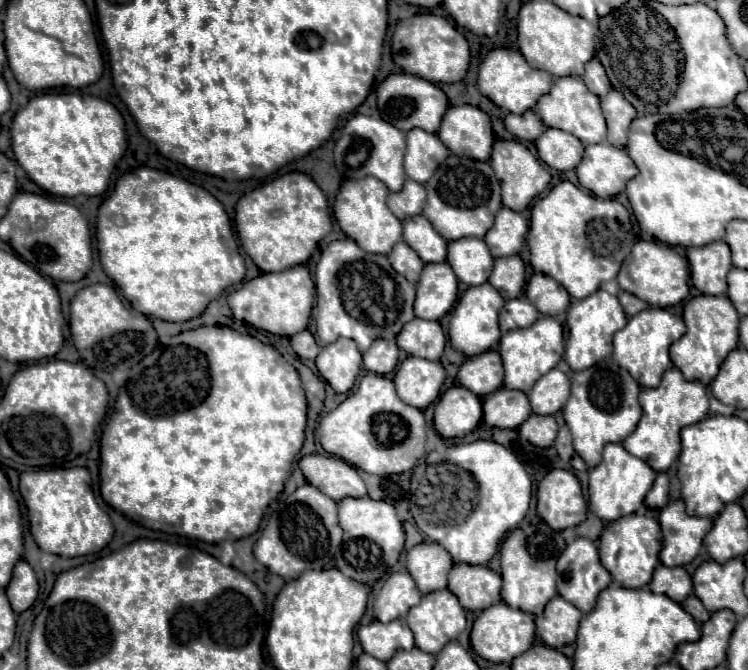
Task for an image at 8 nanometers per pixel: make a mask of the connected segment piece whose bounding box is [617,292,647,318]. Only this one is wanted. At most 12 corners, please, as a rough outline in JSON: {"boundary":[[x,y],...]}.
{"boundary":[[629,292],[617,298],[629,318],[647,308],[647,302]]}

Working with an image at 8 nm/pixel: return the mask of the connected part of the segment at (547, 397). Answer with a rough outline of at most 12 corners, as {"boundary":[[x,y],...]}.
{"boundary":[[553,368],[535,382],[529,402],[551,416],[569,396],[569,378]]}

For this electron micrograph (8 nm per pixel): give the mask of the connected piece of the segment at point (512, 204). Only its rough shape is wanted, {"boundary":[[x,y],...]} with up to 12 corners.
{"boundary":[[495,140],[489,164],[503,206],[523,212],[551,182],[517,140]]}

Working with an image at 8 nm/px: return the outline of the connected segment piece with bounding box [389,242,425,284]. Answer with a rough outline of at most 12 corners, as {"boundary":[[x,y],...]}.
{"boundary":[[405,242],[389,254],[391,266],[417,284],[425,264]]}

